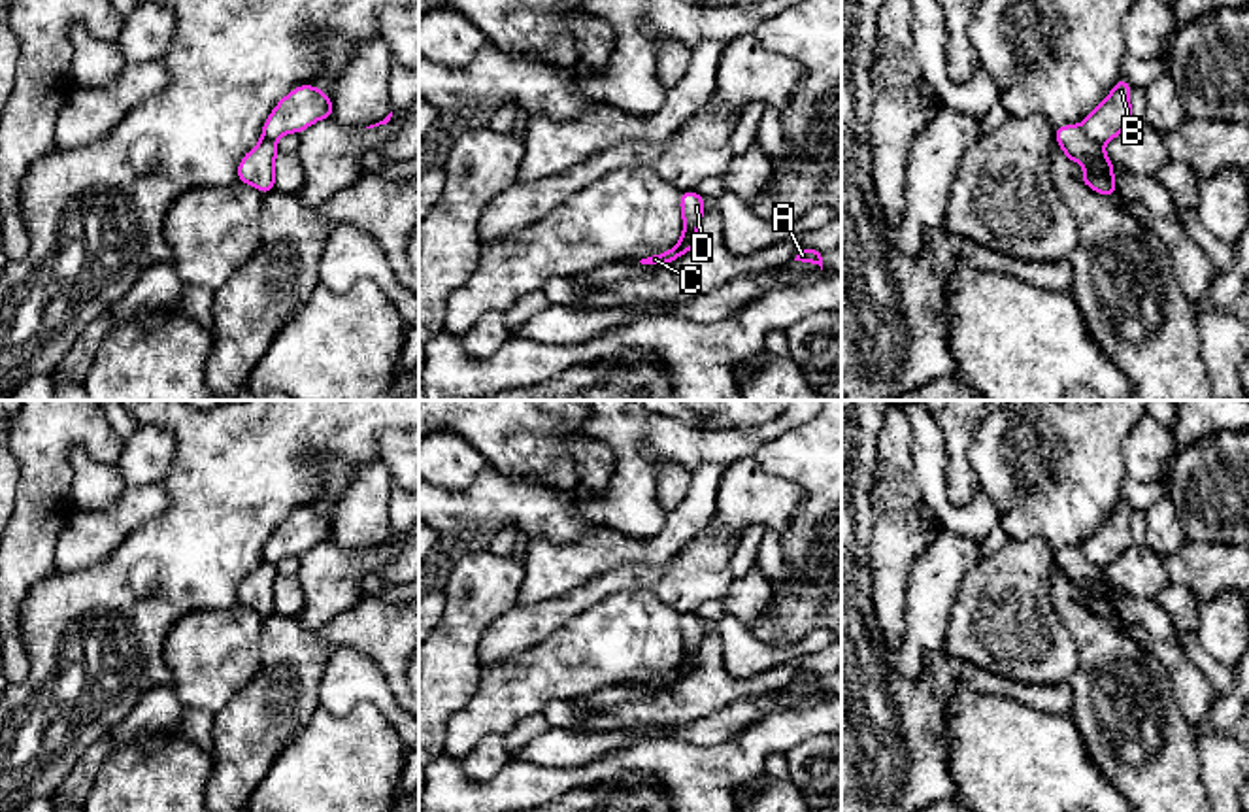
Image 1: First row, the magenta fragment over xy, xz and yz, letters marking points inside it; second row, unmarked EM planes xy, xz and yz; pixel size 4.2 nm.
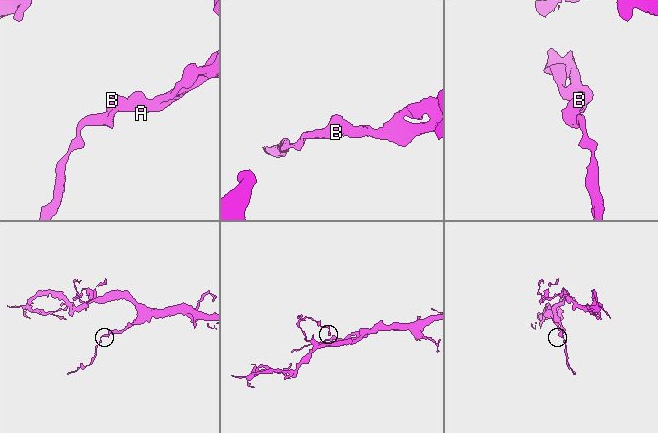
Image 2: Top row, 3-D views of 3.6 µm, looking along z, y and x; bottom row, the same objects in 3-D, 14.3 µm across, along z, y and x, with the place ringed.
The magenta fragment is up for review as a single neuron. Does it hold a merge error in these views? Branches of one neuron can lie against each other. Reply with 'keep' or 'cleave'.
cleave

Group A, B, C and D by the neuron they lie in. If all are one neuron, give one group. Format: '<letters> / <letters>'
A B / C D

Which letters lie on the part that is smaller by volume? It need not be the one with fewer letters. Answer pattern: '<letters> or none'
C, D

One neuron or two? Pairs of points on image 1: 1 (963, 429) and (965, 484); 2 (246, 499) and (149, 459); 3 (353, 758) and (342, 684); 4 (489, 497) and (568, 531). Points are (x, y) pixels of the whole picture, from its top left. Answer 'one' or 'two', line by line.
1: one
2: two
3: two
4: one

